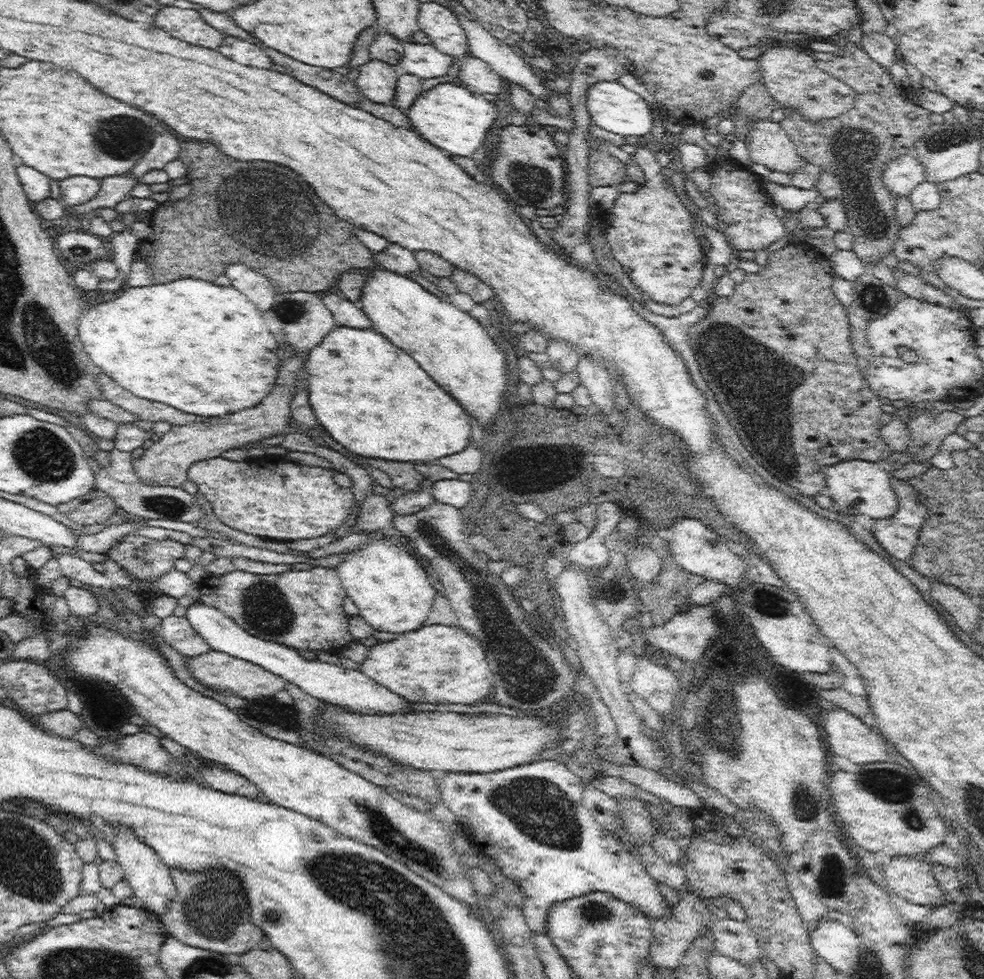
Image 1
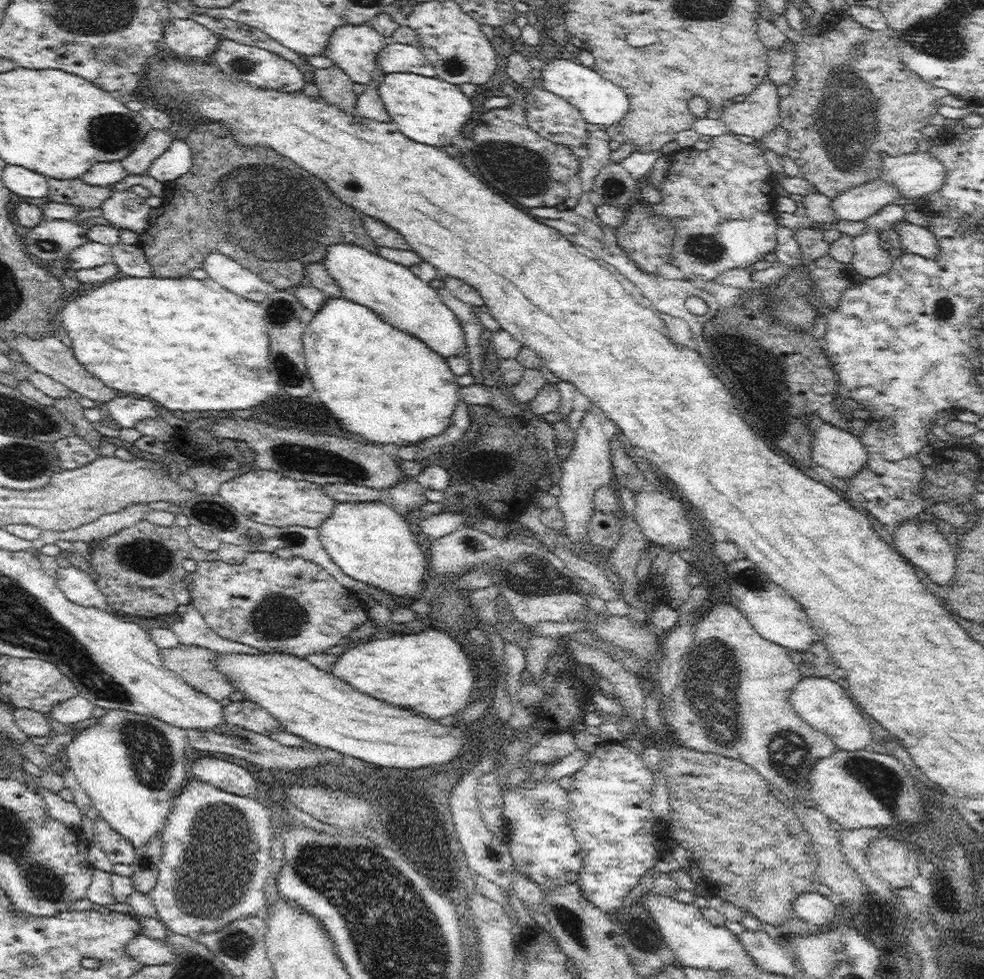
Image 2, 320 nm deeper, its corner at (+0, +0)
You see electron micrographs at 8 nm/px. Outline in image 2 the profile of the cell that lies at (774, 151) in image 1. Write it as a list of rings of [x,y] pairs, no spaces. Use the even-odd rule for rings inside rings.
[[[764,79],[750,95],[737,99],[731,106],[721,108],[719,116],[730,132],[764,140],[781,122],[778,88]]]

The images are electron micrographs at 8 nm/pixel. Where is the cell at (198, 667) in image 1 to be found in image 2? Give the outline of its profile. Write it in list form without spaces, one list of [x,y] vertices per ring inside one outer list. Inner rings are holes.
[[[178,643],[174,648],[160,649],[162,662],[178,673],[192,688],[223,703],[235,691],[229,678],[213,666],[216,652],[196,645]]]

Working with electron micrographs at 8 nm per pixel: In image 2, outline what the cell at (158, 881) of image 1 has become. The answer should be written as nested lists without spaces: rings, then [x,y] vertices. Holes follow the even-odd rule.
[[[108,709],[96,724],[79,731],[66,746],[65,759],[73,770],[80,787],[89,795],[99,816],[117,833],[128,840],[133,848],[146,846],[156,833],[162,831],[166,818],[171,814],[174,794],[181,792],[190,778],[190,770],[182,758],[187,748],[187,730],[172,726],[158,718],[126,710]]]

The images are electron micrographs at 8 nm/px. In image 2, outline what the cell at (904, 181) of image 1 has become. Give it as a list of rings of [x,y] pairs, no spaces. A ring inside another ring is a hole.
[[[879,177],[839,194],[831,207],[840,220],[866,220],[900,196],[893,184]]]

